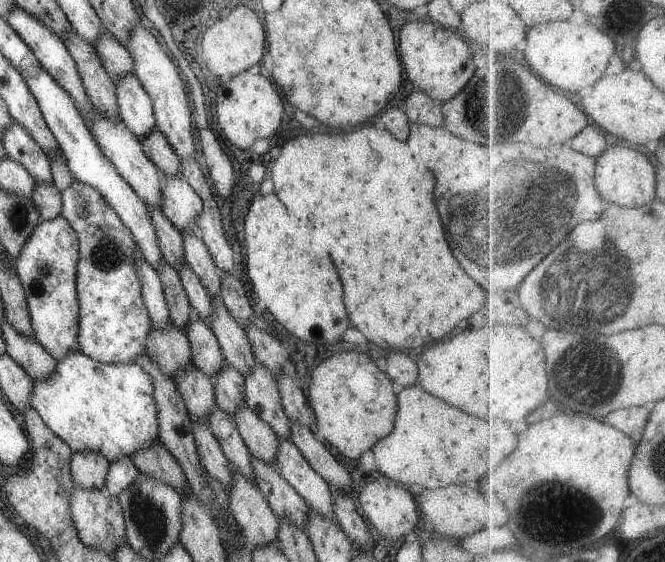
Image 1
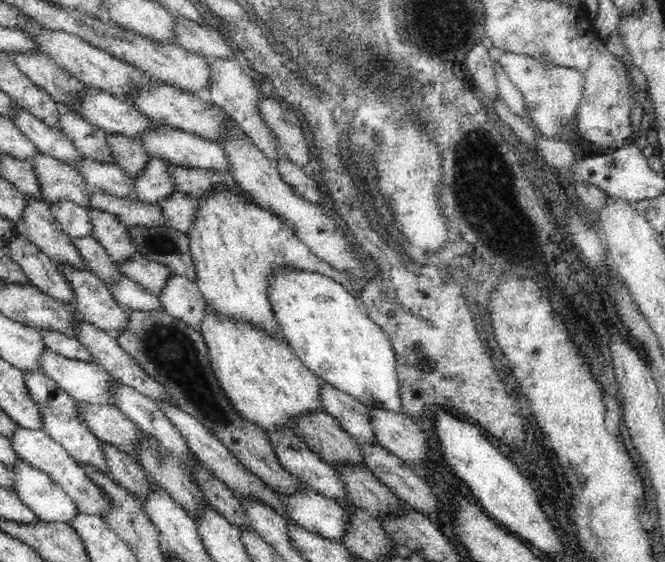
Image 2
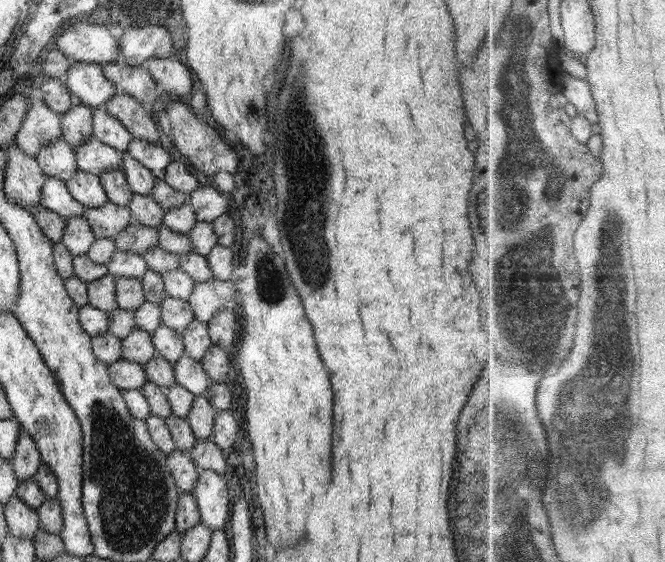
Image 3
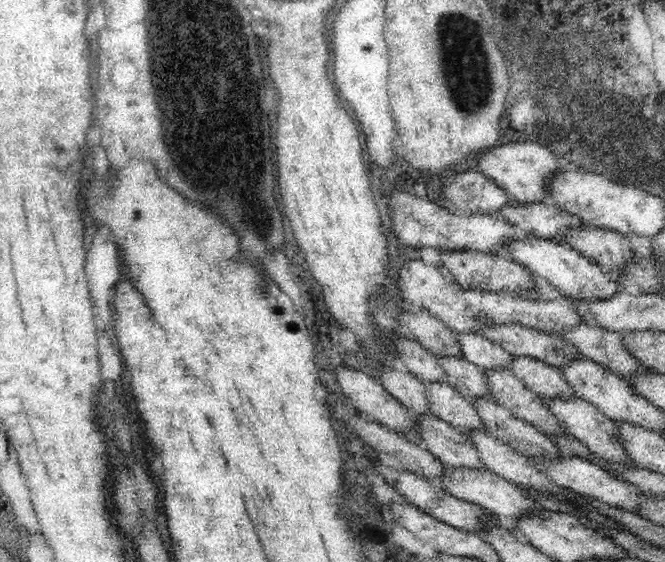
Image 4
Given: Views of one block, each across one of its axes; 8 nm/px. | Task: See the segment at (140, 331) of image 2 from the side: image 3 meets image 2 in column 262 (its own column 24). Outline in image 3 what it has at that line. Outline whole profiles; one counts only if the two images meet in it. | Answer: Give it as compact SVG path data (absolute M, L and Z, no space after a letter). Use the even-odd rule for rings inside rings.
M23 428L20 429L17 442L16 451L9 462L17 480L28 481L40 469L41 457L34 440Z

